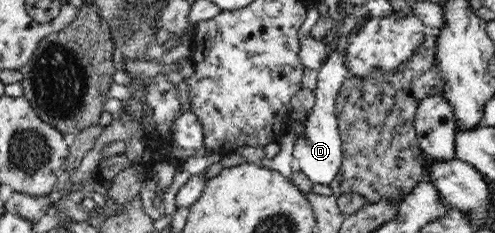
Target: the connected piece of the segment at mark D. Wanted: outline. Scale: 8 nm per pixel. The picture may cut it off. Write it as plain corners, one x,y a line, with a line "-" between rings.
336,50
330,54
324,64
318,69
317,86
313,91
316,104
312,108
312,114
302,121
304,134
298,135
294,143
294,165
306,174
314,183
329,185
333,178
340,172
344,152
342,151
341,133
337,120
337,98
344,81
348,77
345,65
345,50

